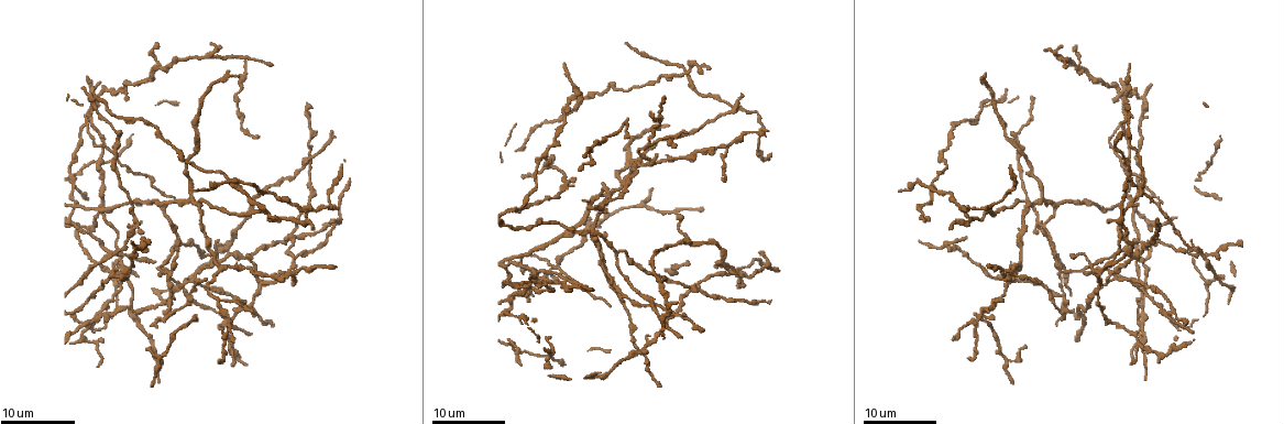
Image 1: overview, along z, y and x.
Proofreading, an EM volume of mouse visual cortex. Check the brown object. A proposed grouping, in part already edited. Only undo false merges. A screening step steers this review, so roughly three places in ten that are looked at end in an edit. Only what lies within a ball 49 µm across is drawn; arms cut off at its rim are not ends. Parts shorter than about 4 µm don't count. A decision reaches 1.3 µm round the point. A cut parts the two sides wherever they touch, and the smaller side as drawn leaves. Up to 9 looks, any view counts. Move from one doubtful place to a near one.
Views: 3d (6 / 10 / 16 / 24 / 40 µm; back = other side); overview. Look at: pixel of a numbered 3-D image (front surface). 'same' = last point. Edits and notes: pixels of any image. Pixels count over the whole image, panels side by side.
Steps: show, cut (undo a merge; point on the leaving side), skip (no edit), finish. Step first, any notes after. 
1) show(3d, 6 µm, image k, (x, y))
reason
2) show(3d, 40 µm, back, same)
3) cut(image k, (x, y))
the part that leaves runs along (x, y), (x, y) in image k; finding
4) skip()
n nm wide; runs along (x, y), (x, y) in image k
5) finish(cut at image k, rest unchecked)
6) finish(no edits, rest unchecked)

show(3d, 24 µm, image 1, (1054, 203))
branch point

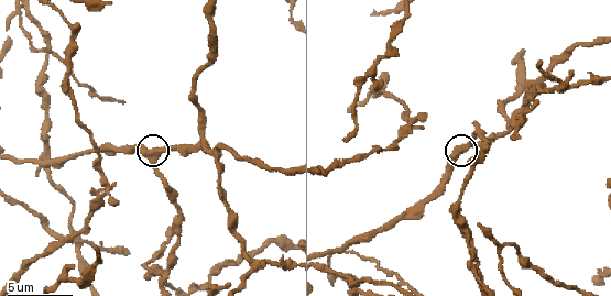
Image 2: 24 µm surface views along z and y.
show(3d, 10 µm, image 2, (458, 152))

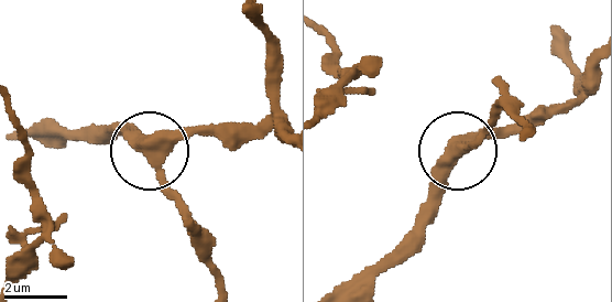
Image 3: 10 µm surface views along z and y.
skip()
3 arms; runs along (525, 137), (510, 103), (457, 150), (433, 205), (410, 235) in image 3; one neuron here

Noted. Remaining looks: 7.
show(3d, 16 µm, image 1, (70, 212))
arms part here

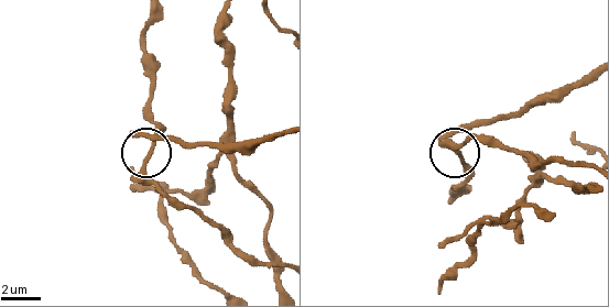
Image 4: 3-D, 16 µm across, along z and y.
show(3d, 10 µm, image 4, (456, 153))

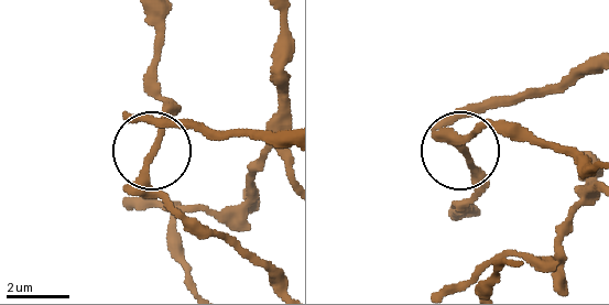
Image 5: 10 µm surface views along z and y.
skip()
3 arms; all the same neuron

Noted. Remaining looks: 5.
show(3d, 10 µm, image 2, (391, 285))
three arms meet

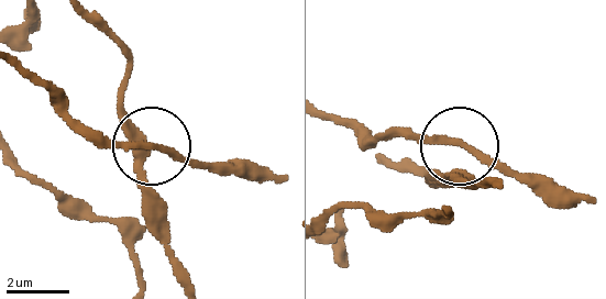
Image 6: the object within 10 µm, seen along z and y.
skip()
3 arms; runs along (326, 112), (360, 133), (404, 133), (491, 154), (520, 178) in image 6; one neuron here

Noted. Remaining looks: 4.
show(3d, 6 µm, image 2, (150, 260))

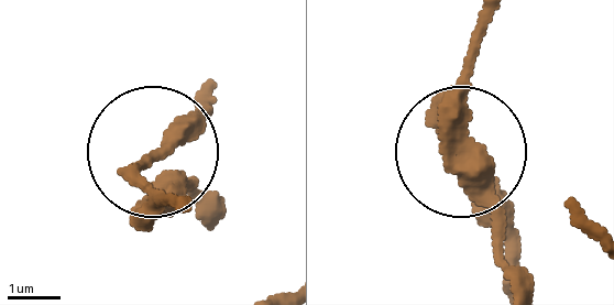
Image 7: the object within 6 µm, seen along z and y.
skip()
runs along (156, 152), (208, 112) in image 7; one neuron here

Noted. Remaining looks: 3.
finish(no edits, rest unchecked)

